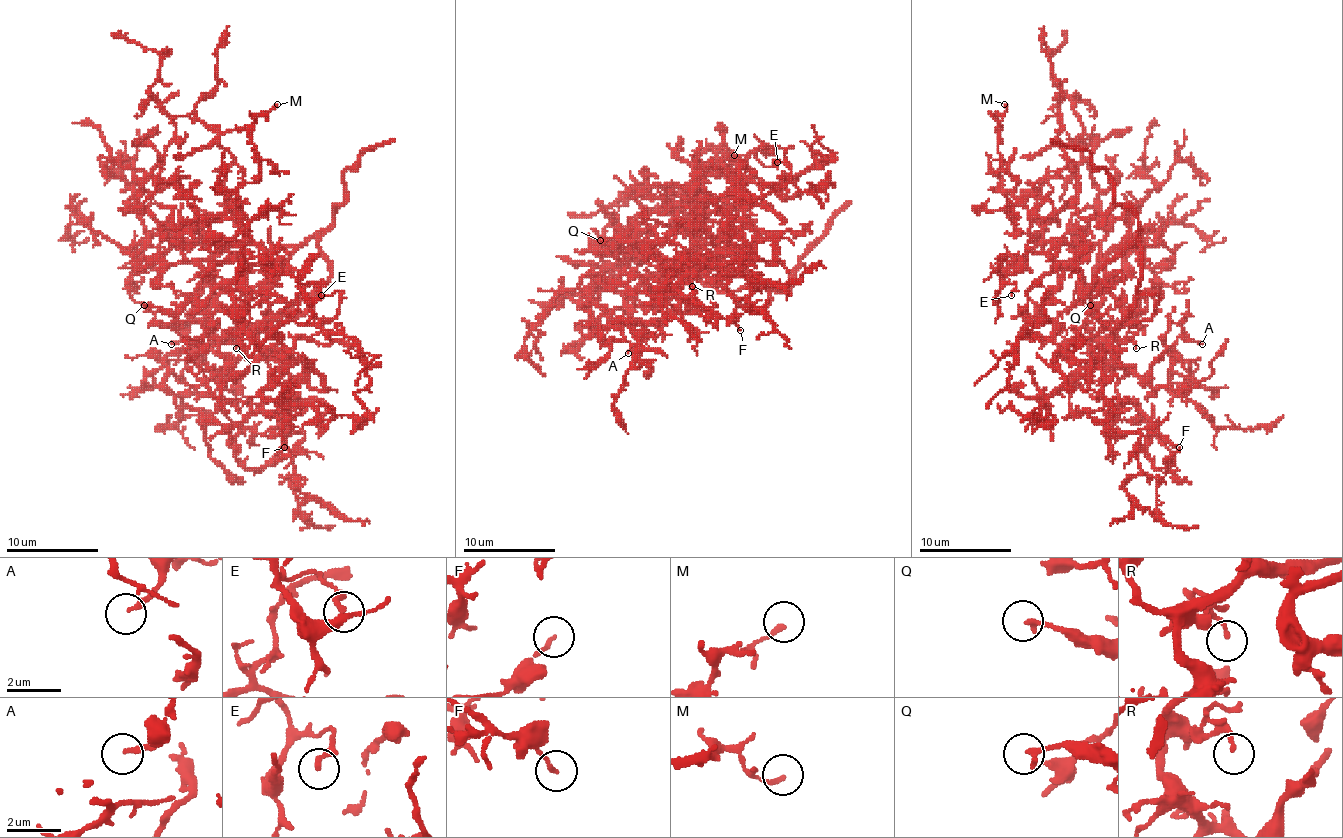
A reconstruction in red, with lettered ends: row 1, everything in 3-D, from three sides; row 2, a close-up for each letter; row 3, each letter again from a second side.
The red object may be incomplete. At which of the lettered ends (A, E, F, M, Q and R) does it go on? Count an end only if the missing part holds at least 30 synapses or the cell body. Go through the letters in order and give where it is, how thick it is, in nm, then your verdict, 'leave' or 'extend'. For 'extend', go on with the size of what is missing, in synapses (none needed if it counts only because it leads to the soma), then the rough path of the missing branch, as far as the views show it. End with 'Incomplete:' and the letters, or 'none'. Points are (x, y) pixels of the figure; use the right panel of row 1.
A: (1202, 344) | 170 nm | leave
E: (1011, 295) | 240 nm | leave
F: (1179, 447) | 140 nm | leave
M: (1004, 104) | 150 nm | leave
Q: (1090, 305) | 220 nm | leave
R: (1136, 348) | 140 nm | leave
Incomplete: none

